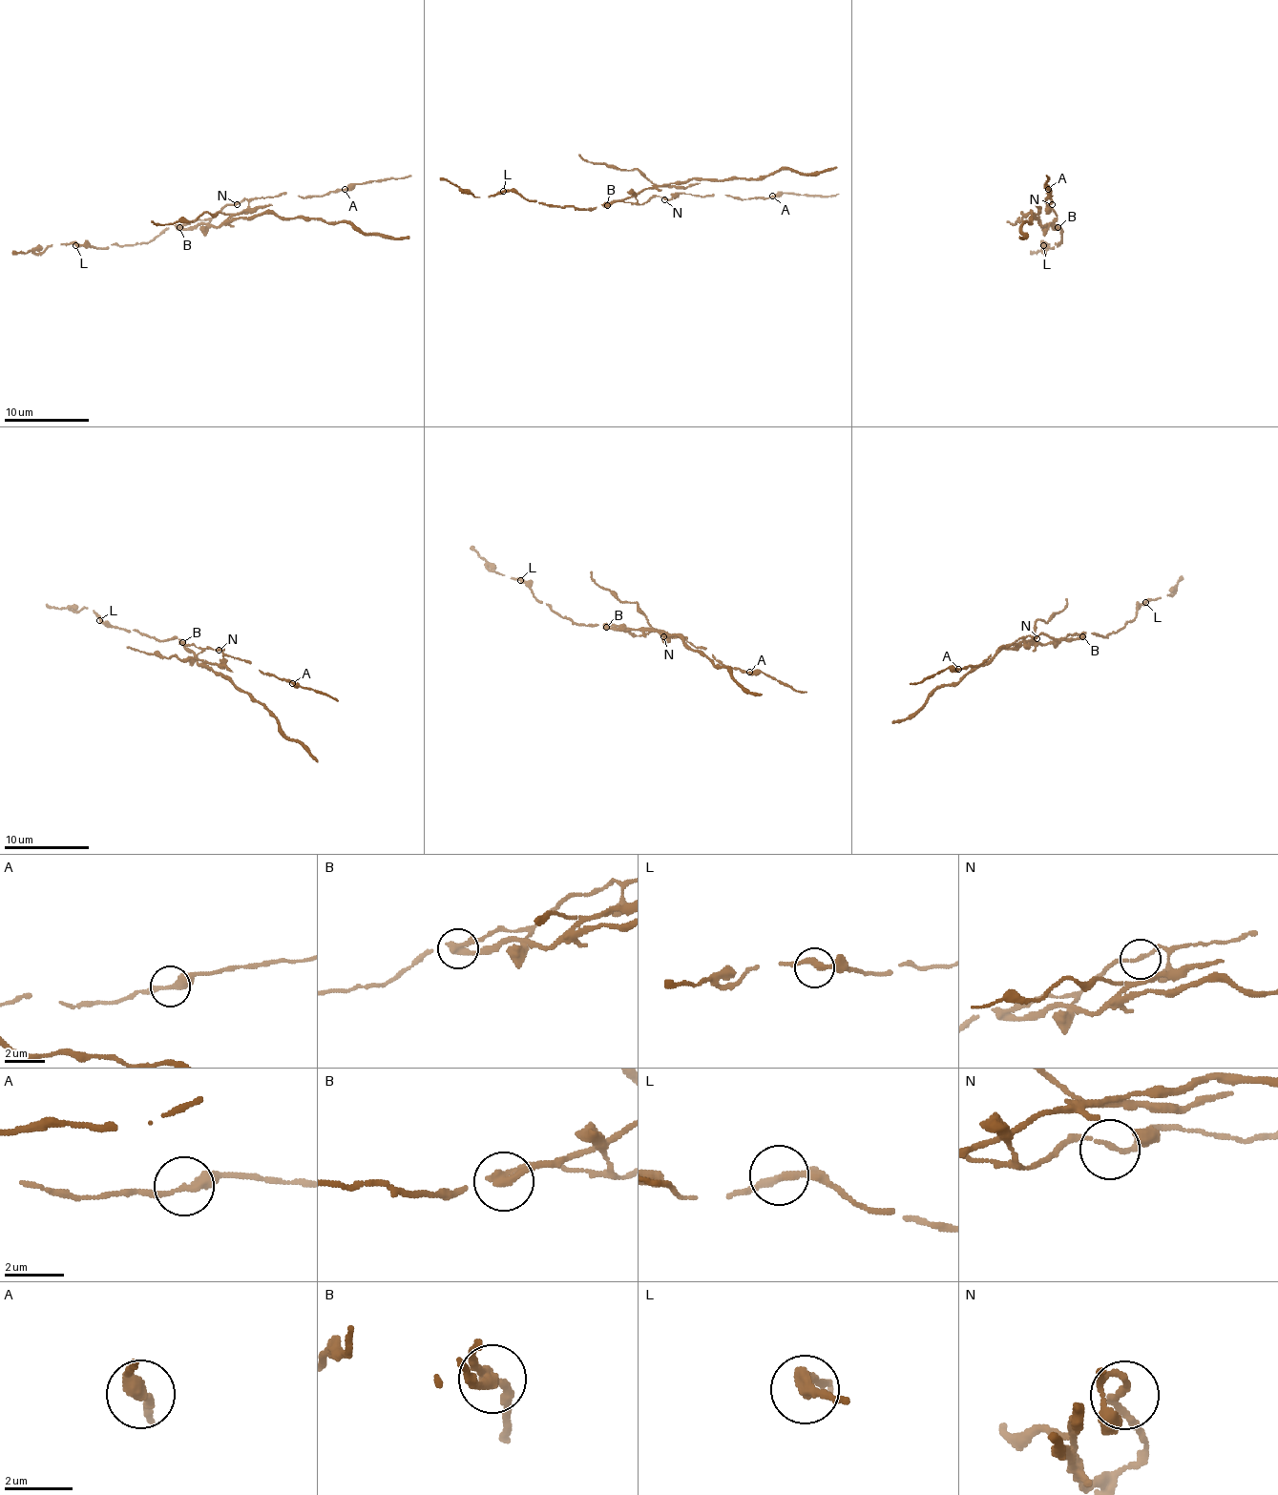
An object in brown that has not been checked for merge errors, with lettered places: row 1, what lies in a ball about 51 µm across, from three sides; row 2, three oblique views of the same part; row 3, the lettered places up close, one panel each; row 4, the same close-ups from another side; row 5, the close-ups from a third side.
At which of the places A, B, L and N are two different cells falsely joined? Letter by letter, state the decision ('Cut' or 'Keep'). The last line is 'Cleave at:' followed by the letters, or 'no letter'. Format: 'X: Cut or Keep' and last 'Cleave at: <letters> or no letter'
A: Keep
B: Cut
L: Keep
N: Keep
Cleave at: B

